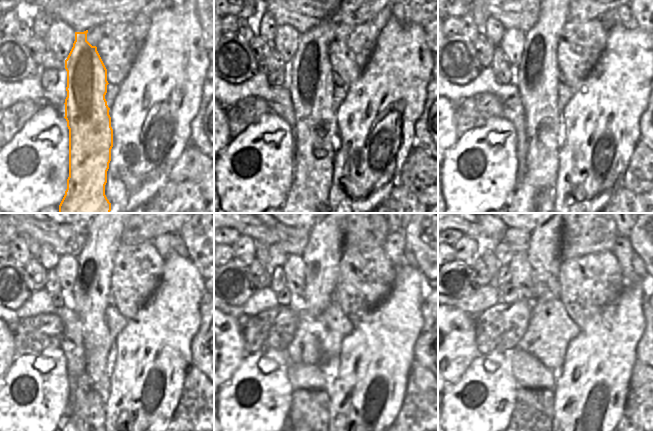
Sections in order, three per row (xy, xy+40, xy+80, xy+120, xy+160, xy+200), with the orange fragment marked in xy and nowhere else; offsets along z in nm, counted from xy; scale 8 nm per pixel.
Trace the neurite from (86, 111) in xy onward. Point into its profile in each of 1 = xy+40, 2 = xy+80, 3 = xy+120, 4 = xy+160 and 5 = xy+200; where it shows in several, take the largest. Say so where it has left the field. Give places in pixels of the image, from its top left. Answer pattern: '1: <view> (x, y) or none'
1: xy+40 (312, 85)
2: xy+80 (537, 71)
3: xy+120 (91, 294)
4: xy+160 (322, 254)
5: xy+200 (543, 252)

